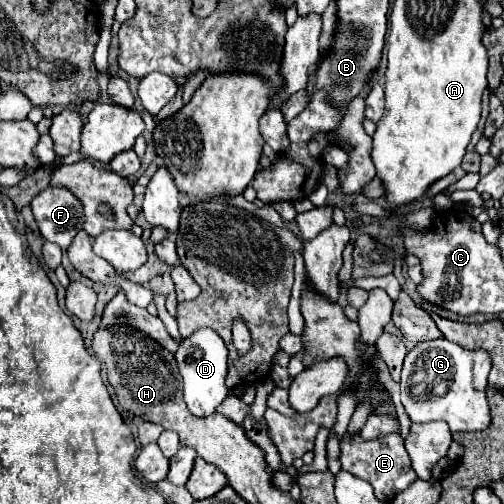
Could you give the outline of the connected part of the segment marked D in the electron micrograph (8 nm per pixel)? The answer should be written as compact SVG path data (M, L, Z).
M208 327L194 331L188 339L180 343L180 349L176 351L176 361L180 367L180 373L184 377L184 399L192 415L196 417L208 417L216 411L216 407L226 399L228 387L226 387L226 361L228 361L228 349L224 341Z

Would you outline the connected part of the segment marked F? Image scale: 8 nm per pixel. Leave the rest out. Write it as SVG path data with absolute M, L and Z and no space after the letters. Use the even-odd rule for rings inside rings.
M48 187L30 203L42 237L68 249L74 233L82 229L82 203L64 187Z

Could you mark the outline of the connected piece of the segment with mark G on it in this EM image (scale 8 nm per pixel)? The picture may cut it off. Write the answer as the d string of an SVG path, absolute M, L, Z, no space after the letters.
M448 339L418 343L408 351L400 375L402 405L414 423L446 421L450 431L482 431L490 423L486 401L486 379L490 373L490 355L484 349L464 349Z

